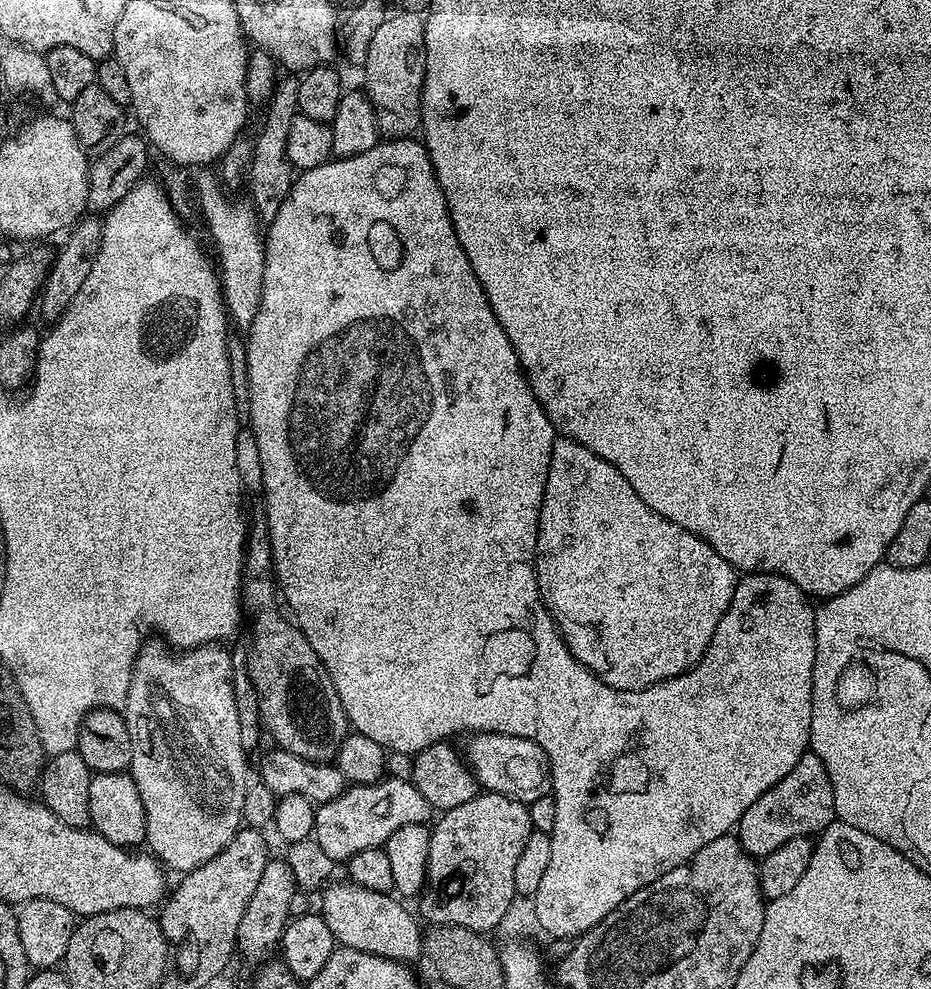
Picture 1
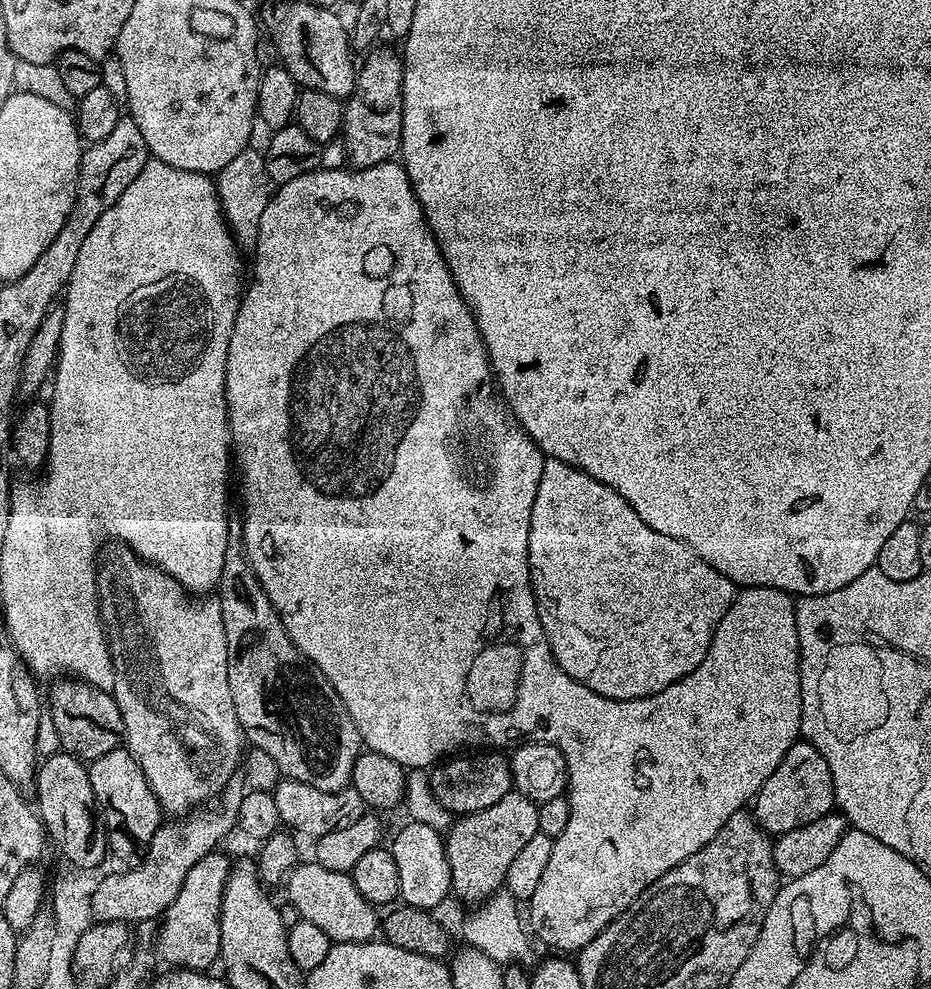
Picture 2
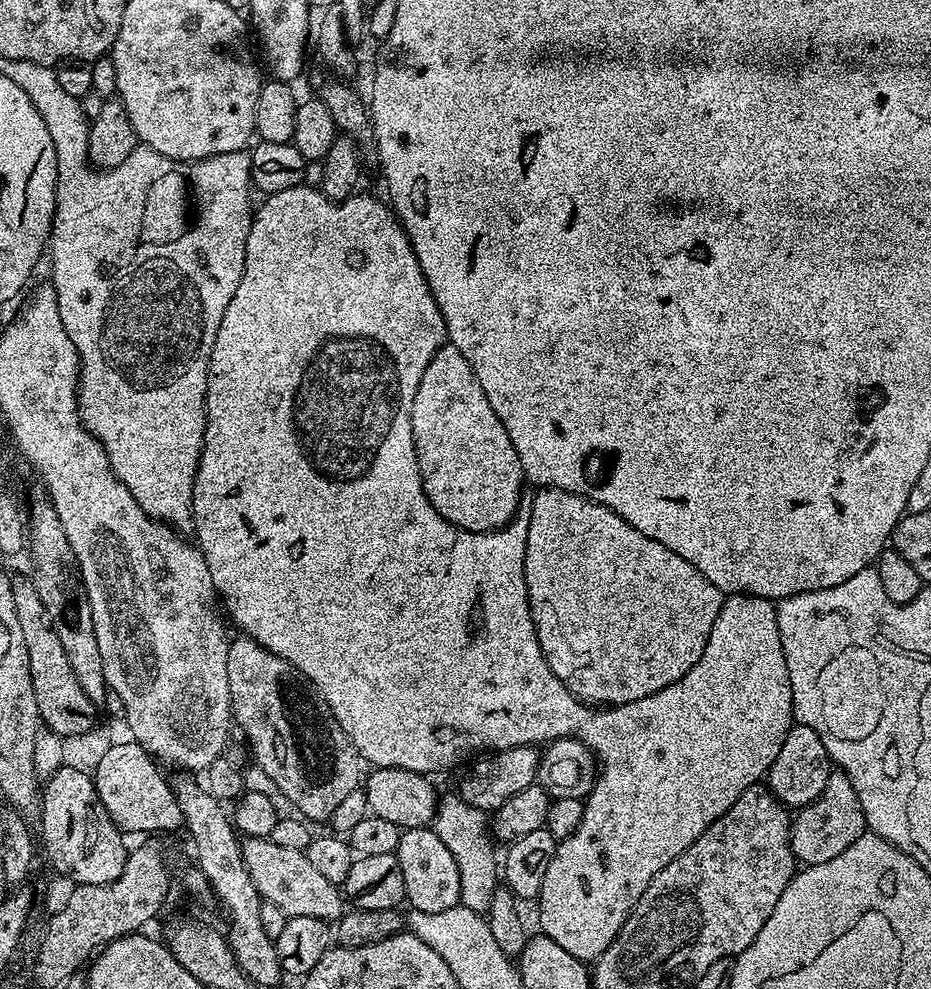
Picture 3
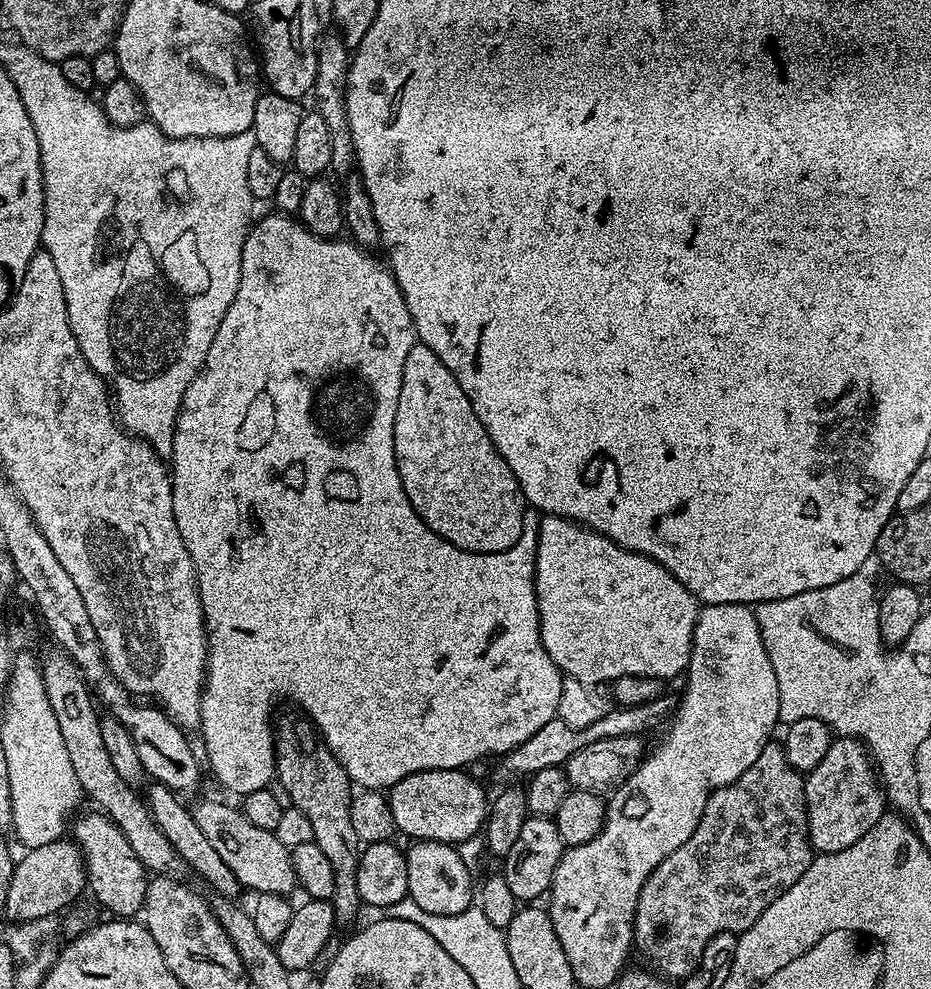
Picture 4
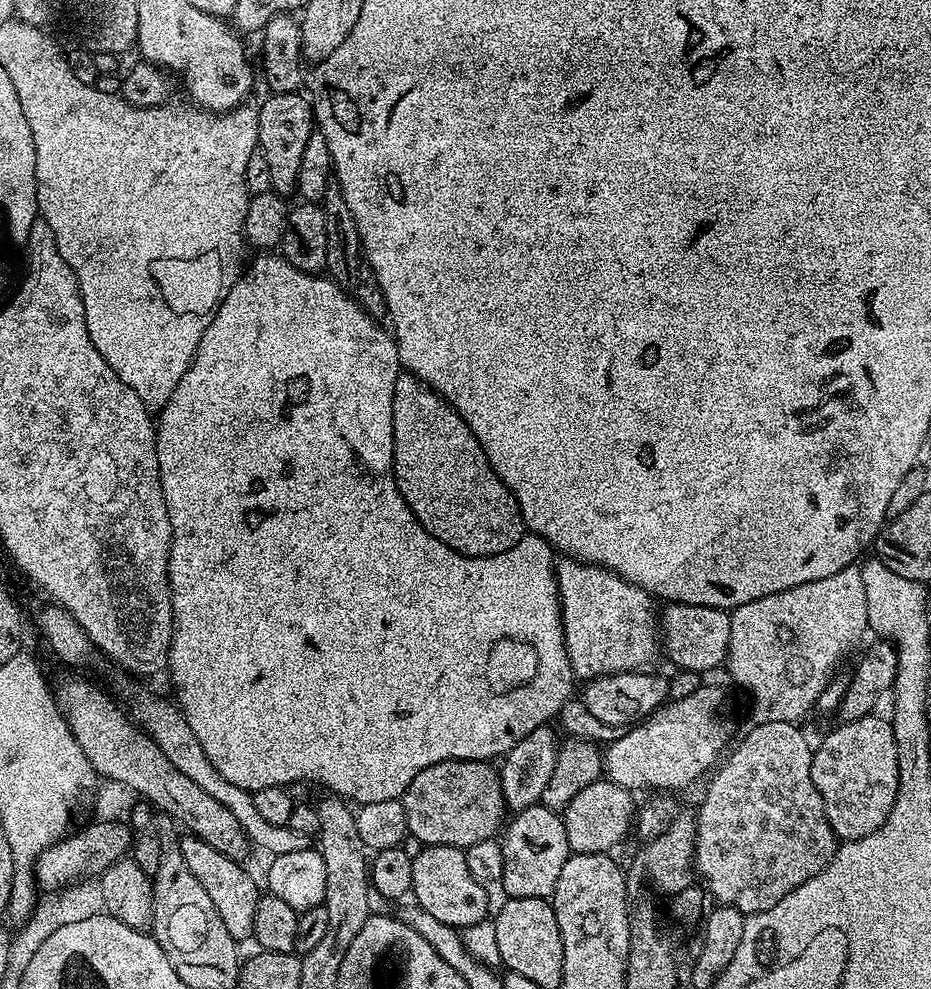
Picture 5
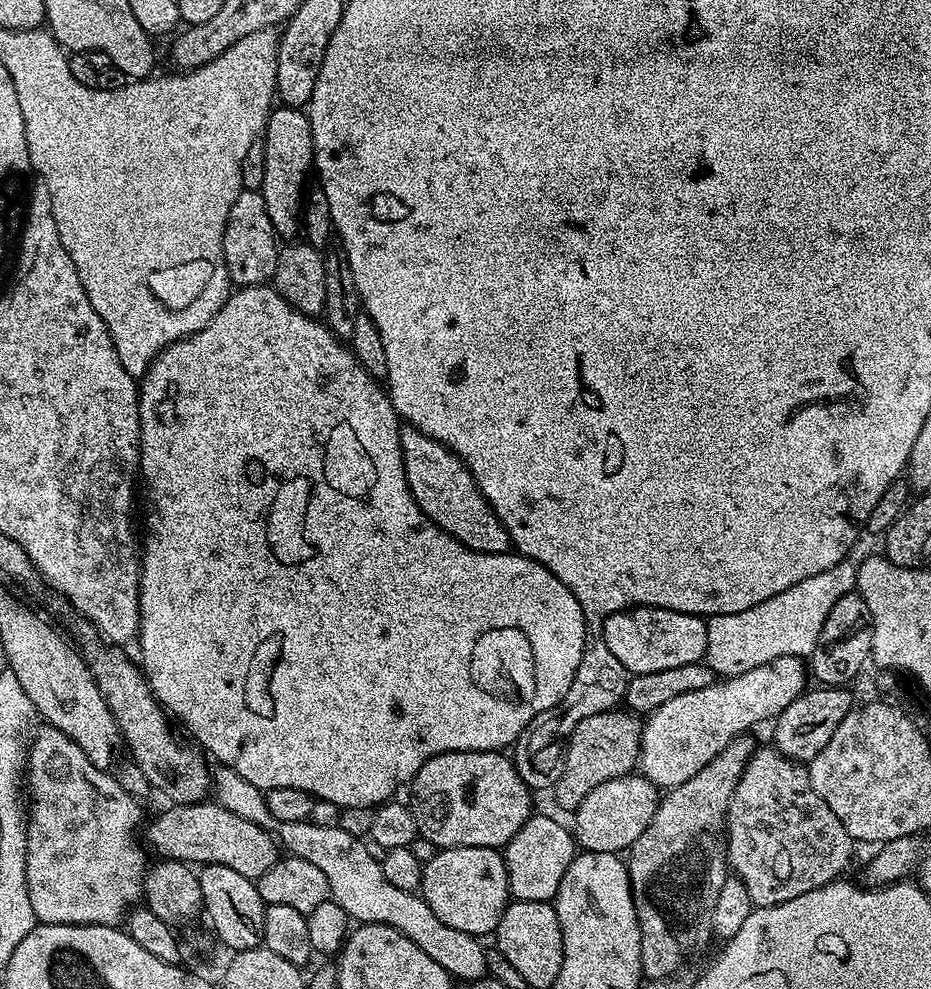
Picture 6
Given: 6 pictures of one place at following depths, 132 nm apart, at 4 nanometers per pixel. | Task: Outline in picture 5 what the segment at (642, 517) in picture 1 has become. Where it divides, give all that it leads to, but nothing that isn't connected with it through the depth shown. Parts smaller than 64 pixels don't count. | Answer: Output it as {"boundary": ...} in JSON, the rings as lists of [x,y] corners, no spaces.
{"boundary":[[[564,558],[556,565],[556,581],[560,591],[560,617],[564,623],[564,641],[570,658],[573,677],[580,676],[584,682],[596,677],[614,675],[618,672],[634,672],[649,667],[648,663],[662,648],[662,633],[658,608],[646,590],[623,580],[618,574],[607,572],[596,564],[583,564],[581,560]]]}

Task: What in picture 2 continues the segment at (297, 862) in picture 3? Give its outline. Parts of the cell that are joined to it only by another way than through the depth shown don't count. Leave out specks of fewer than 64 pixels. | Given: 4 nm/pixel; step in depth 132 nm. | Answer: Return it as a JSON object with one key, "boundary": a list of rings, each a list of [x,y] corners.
{"boundary":[[[301,862],[288,873],[287,903],[300,911],[301,920],[314,922],[322,934],[338,944],[362,944],[373,939],[381,927],[381,917],[376,917],[377,905],[371,904],[362,894],[358,894],[358,886],[354,886],[351,875],[338,870],[326,870],[326,866],[315,862]]]}

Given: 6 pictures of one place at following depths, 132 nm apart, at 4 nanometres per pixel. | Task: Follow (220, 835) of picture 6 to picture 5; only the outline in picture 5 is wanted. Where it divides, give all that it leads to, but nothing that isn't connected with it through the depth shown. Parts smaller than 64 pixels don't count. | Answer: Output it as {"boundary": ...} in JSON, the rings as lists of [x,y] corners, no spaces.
{"boundary":[[[93,819],[91,823],[77,832],[69,831],[56,843],[42,850],[36,862],[35,879],[45,893],[57,893],[69,885],[99,877],[101,872],[114,866],[114,862],[125,859],[131,853],[134,832],[127,823],[98,819]]]}

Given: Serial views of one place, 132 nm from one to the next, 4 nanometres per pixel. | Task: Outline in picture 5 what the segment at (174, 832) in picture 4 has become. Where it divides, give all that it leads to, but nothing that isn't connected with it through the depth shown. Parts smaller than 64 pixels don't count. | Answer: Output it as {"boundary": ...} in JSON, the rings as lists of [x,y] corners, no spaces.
{"boundary":[[[191,834],[181,835],[181,854],[185,859],[185,866],[194,874],[194,878],[202,884],[203,890],[206,890],[210,896],[214,907],[218,910],[218,915],[222,918],[223,925],[226,926],[233,939],[237,942],[246,941],[251,937],[254,930],[255,911],[258,910],[261,889],[256,889],[256,884],[252,881],[252,876],[243,867],[241,861],[231,860],[226,854],[214,850],[202,838]]]}

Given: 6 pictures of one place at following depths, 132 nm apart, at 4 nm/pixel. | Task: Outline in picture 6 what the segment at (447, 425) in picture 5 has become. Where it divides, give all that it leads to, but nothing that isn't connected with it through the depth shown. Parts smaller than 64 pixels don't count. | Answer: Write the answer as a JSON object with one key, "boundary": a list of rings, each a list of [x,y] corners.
{"boundary":[[[411,426],[401,427],[400,445],[410,494],[414,494],[414,502],[418,502],[422,514],[426,514],[430,522],[475,552],[509,551],[510,541],[502,522],[494,514],[482,490],[478,490],[470,470],[459,456],[444,444],[439,444],[433,436],[422,434]]]}

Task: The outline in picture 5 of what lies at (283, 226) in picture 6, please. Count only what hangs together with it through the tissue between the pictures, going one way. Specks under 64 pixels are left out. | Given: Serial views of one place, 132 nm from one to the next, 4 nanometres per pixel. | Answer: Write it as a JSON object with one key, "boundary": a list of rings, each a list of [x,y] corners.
{"boundary":[[[300,92],[276,93],[268,96],[265,104],[259,105],[258,114],[258,145],[259,151],[266,154],[266,163],[270,165],[270,182],[272,191],[279,196],[288,198],[296,192],[298,169],[302,163],[302,154],[306,141],[314,130],[314,113],[312,101]]]}

